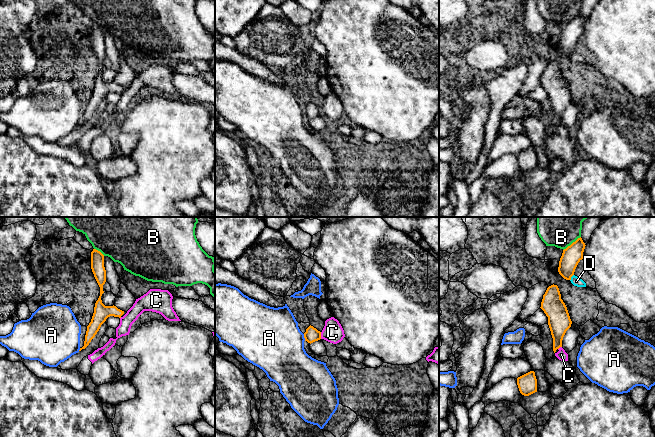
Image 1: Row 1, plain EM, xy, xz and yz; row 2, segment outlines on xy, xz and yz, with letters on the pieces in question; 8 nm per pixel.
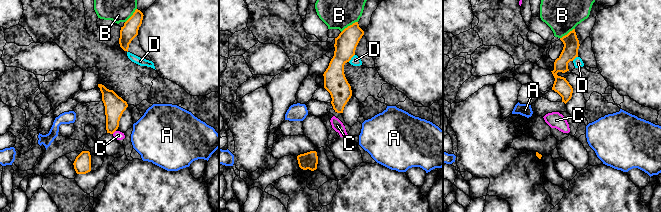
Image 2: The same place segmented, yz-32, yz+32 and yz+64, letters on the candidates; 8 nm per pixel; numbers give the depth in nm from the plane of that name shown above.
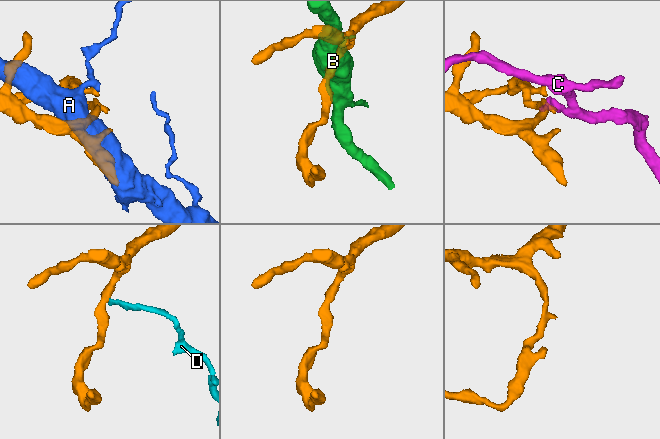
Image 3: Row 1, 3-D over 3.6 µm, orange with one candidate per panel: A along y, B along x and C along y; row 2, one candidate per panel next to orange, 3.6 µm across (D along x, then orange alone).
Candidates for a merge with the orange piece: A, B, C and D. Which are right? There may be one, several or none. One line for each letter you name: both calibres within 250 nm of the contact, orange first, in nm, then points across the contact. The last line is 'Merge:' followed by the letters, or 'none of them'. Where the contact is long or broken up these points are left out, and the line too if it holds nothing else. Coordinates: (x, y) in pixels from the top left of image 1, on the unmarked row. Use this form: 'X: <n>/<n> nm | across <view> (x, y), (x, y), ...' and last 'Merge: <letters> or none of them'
Merge: none of them

